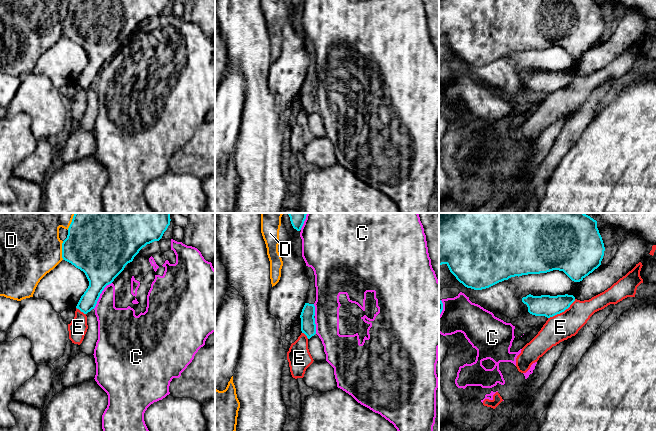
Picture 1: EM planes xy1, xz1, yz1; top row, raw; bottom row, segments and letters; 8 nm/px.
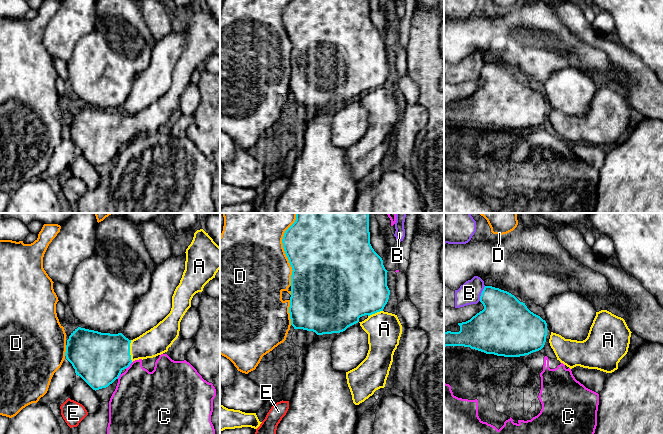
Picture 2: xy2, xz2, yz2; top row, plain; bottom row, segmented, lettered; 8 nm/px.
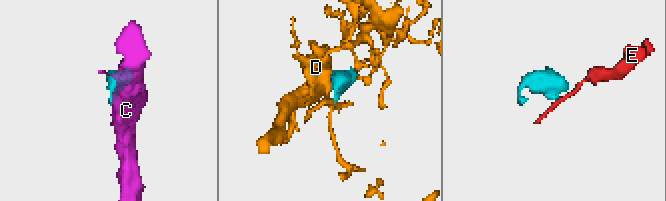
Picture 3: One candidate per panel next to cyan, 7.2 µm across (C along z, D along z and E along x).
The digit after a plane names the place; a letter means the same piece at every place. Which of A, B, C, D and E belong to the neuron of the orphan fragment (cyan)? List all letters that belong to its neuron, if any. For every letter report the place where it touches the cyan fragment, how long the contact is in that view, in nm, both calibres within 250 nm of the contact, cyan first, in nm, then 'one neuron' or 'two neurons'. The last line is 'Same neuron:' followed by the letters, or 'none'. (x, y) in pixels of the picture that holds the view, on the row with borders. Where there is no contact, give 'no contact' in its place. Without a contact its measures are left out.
A: xy2 (129, 351) | 180 nm | 420/220 nm | one neuron
B: yz2 (481, 293) | 130 nm | 340/180 nm | two neurons
C: xy1 (99, 295) | 260 nm | 300/240 nm | two neurons
D: xz2 (284, 249) | 600 nm | 480/500 nm | two neurons
E: yz1 (562, 311) | 280 nm | 180/220 nm | two neurons
Same neuron: A

